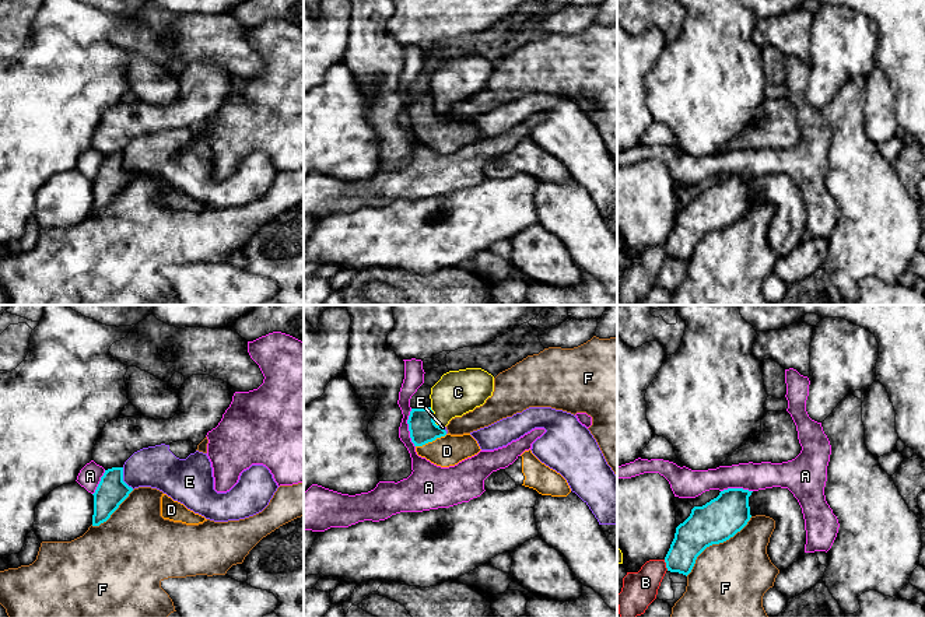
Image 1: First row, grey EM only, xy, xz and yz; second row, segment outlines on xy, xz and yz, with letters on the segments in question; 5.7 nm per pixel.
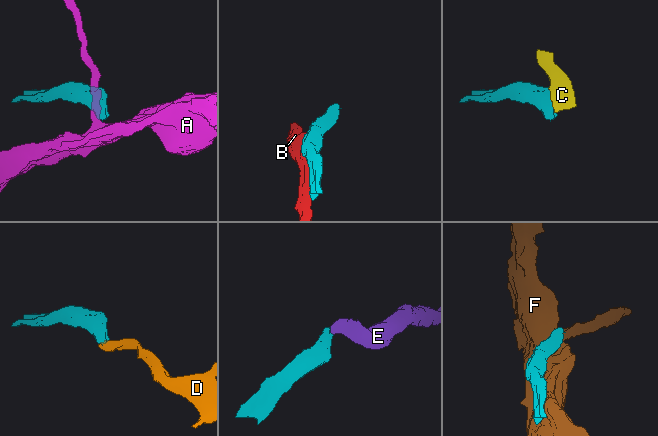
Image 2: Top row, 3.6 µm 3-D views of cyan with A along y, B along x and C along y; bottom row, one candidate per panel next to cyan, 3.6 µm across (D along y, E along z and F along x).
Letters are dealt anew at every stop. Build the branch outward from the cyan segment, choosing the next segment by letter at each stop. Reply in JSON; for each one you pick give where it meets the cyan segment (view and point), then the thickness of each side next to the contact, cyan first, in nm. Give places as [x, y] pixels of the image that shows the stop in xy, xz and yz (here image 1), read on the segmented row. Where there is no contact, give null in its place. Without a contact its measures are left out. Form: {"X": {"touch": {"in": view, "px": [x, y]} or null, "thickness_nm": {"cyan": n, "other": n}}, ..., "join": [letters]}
{"D": {"touch": {"in": "xz", "px": [431, 441]}, "thickness_nm": {"cyan": 160, "other": 180}}, "join": ["D"]}

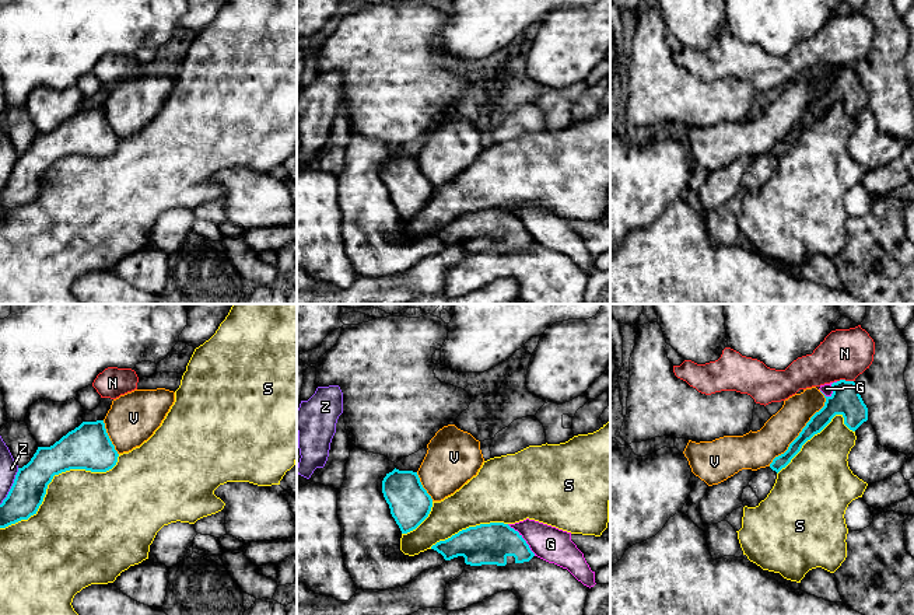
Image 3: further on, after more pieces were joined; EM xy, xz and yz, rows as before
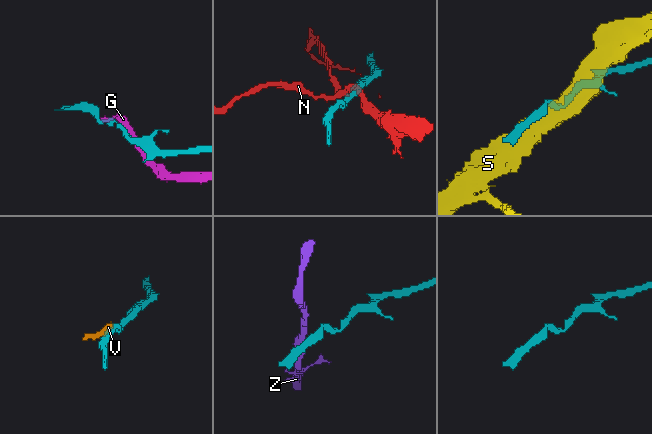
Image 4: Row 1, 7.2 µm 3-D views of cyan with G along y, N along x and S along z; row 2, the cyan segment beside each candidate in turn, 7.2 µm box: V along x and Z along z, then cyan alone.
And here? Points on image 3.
{"join": []}

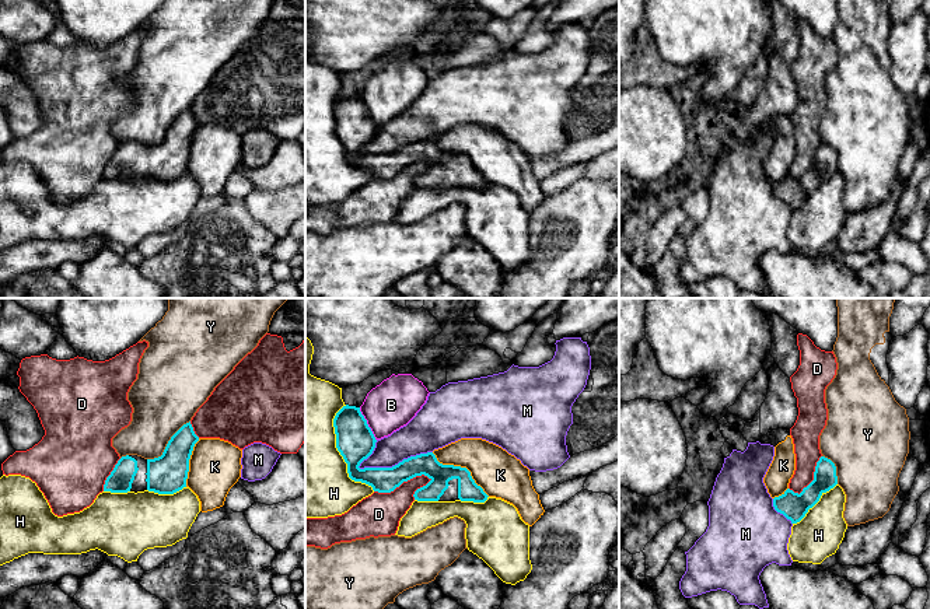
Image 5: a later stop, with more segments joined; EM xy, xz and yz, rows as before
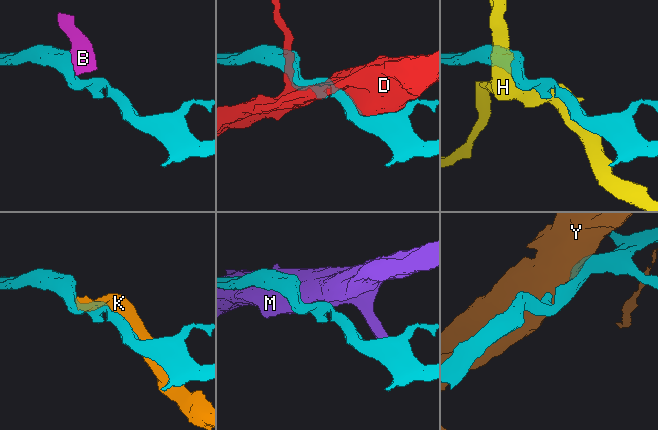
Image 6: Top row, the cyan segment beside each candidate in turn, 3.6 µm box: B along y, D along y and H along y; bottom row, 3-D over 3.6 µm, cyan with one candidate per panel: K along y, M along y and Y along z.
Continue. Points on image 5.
{"join": []}

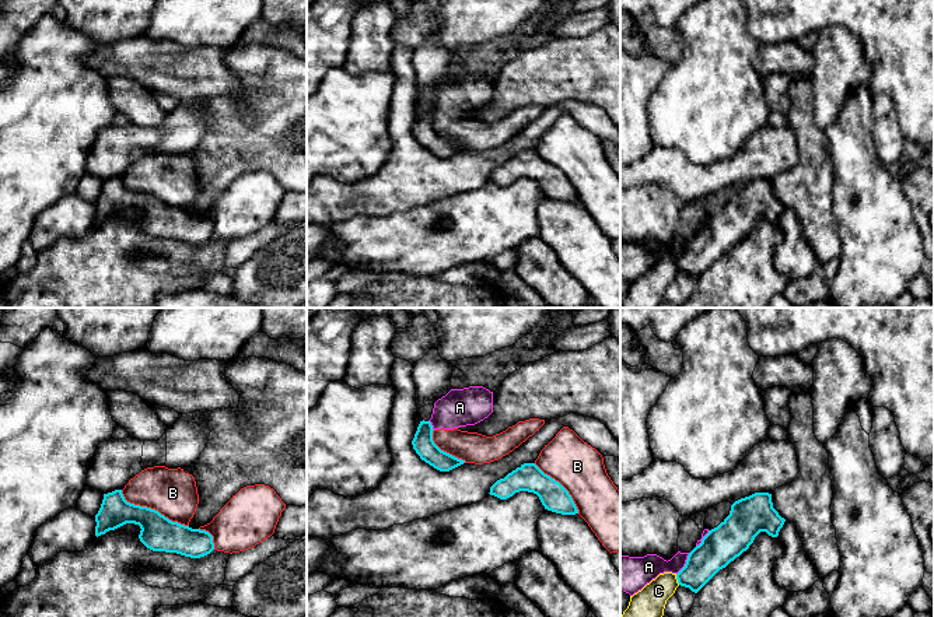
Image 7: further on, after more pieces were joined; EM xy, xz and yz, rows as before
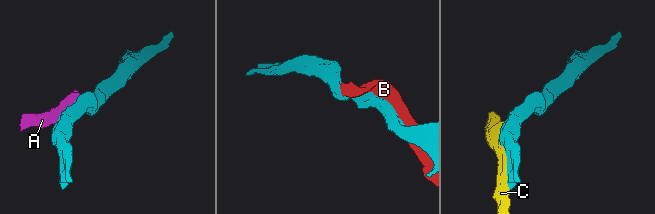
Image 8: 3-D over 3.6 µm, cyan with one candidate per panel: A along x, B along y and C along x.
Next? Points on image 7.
{"join": []}

